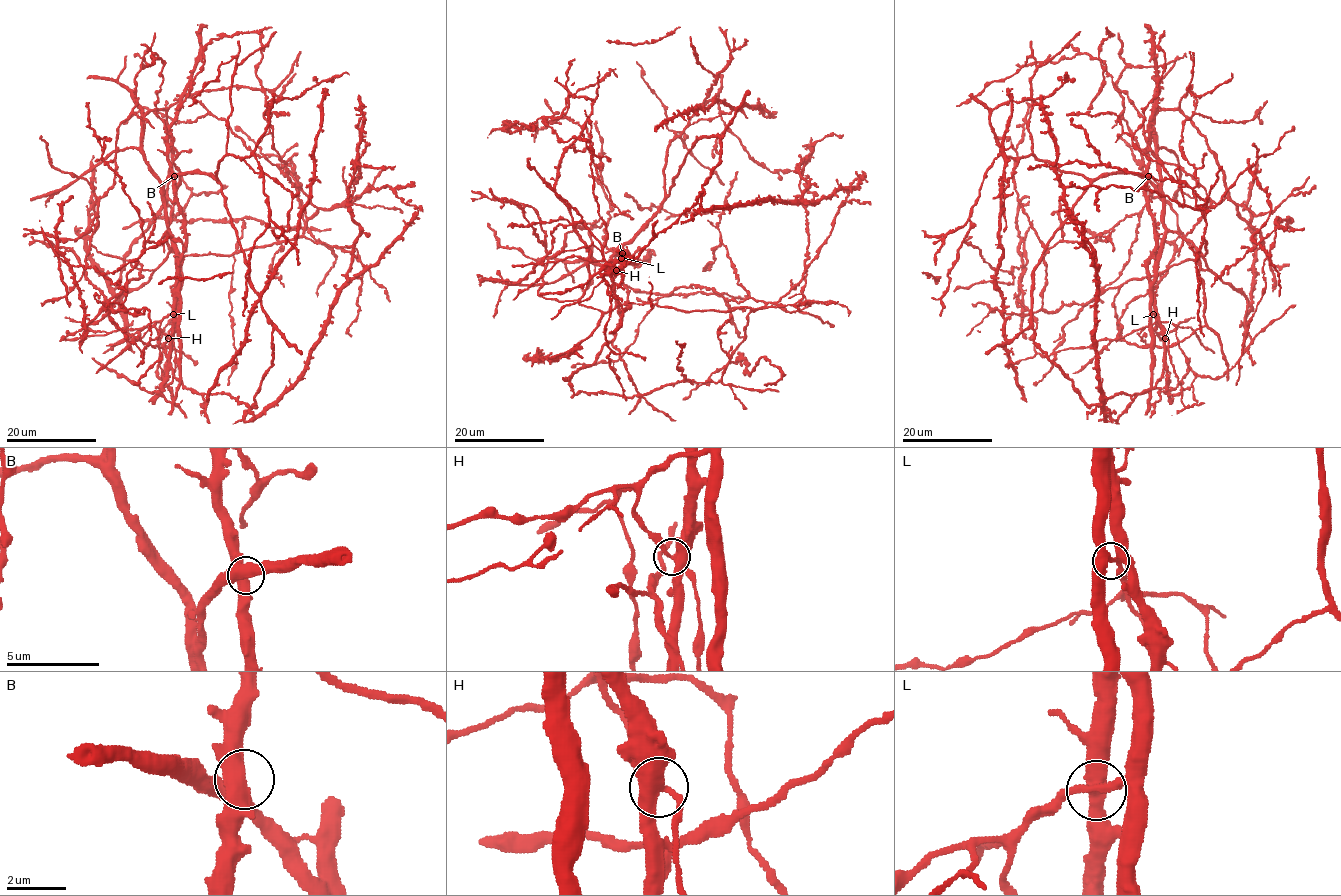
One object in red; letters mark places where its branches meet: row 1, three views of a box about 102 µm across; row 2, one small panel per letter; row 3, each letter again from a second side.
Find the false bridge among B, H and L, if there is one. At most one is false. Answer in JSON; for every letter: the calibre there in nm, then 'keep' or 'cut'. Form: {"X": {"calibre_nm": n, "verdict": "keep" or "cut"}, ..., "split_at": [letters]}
{"B": {"calibre_nm": 440, "verdict": "keep"}, "H": {"calibre_nm": 420, "verdict": "keep"}, "L": {"calibre_nm": 340, "verdict": "keep"}, "split_at": []}

